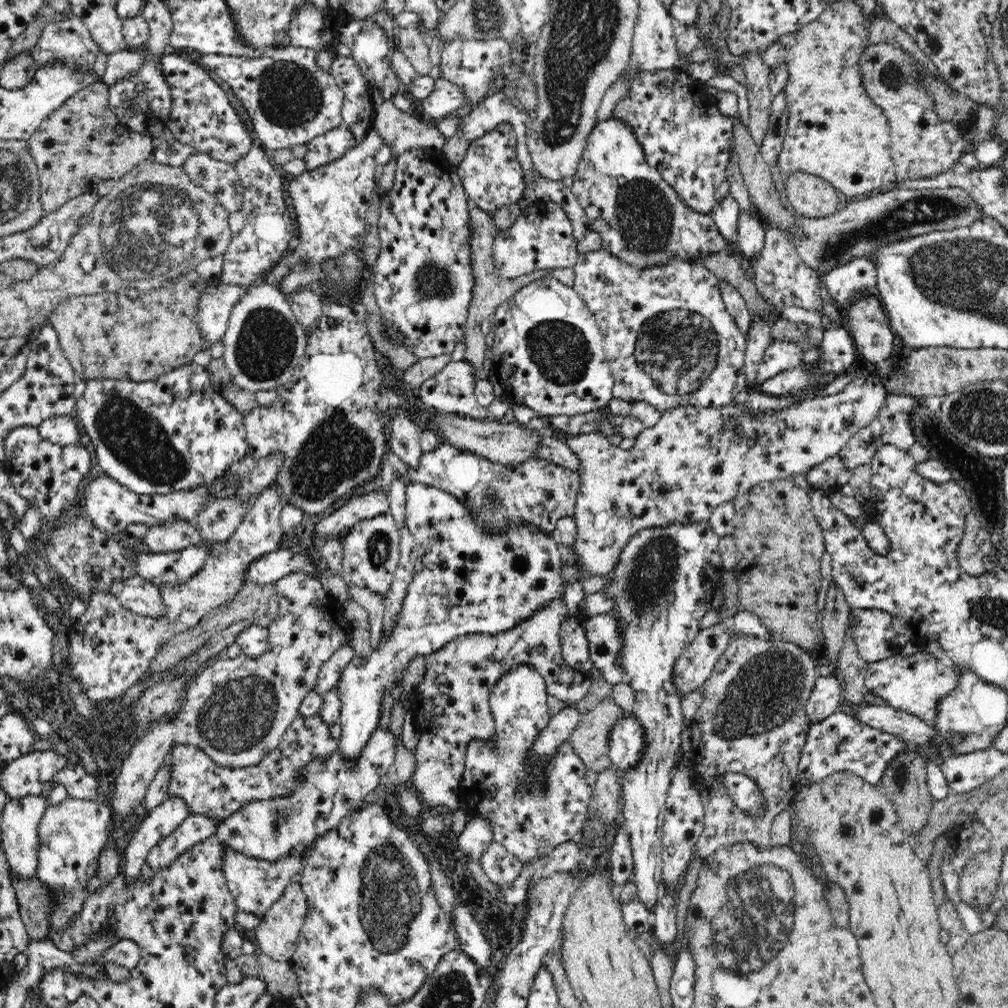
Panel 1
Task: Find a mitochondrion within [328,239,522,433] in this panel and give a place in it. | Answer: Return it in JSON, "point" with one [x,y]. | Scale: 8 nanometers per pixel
{"point":[433,282]}

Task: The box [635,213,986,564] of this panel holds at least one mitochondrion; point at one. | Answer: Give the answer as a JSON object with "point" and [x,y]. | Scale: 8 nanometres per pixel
{"point":[941,440]}

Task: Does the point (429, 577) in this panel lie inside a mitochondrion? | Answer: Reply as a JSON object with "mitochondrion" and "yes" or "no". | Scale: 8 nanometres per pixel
{"mitochondrion":"no"}

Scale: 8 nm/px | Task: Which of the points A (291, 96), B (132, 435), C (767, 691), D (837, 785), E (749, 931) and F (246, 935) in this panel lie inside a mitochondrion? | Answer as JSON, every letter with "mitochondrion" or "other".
{"A":"mitochondrion","B":"mitochondrion","C":"mitochondrion","D":"mitochondrion","E":"mitochondrion","F":"other"}

